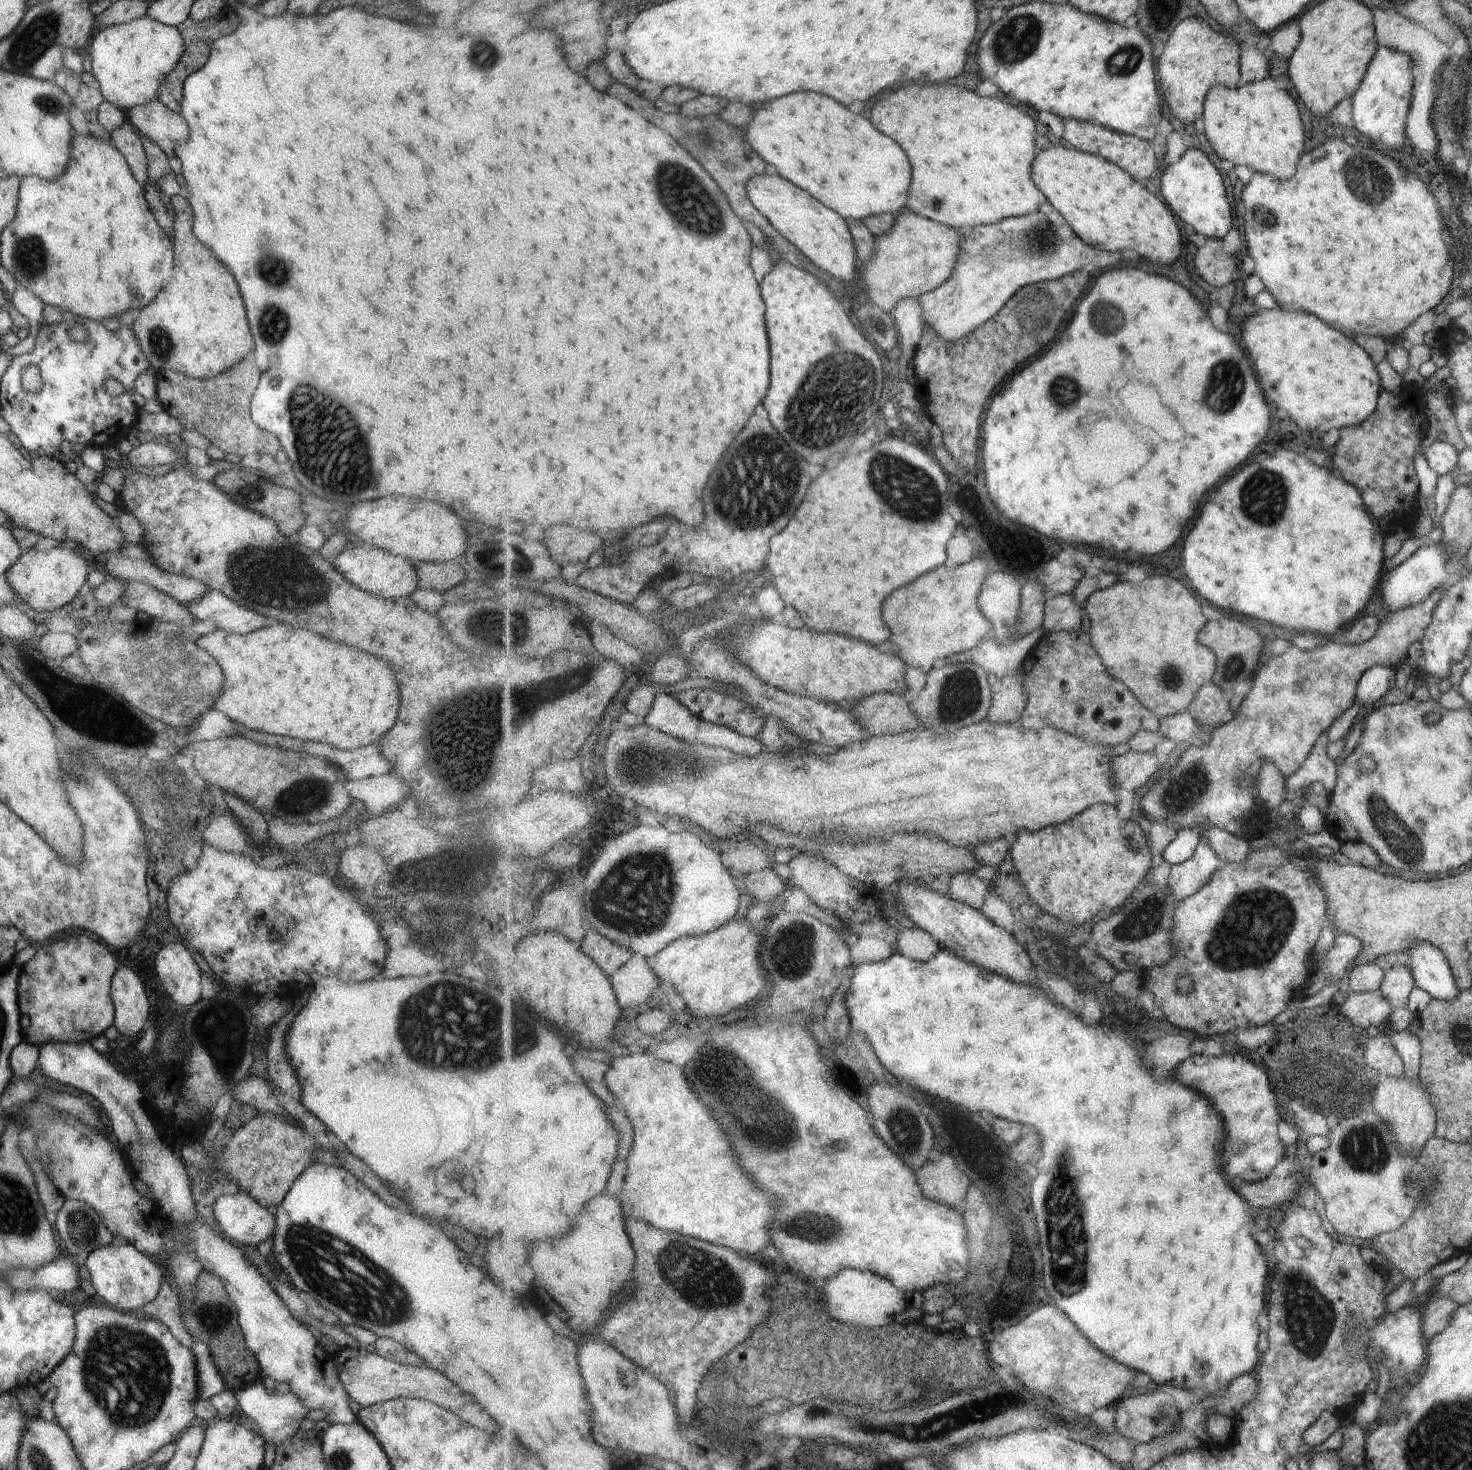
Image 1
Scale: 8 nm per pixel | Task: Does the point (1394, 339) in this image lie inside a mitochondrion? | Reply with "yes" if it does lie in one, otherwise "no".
no

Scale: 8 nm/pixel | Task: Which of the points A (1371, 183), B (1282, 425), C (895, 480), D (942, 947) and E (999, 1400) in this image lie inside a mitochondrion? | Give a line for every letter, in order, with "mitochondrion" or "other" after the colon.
A: mitochondrion
B: other
C: mitochondrion
D: other
E: mitochondrion

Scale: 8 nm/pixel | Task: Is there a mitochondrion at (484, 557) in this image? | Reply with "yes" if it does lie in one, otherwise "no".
no

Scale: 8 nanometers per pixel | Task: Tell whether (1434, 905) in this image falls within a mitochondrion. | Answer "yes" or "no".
no

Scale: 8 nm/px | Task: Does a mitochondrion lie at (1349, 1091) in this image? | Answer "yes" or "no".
yes

